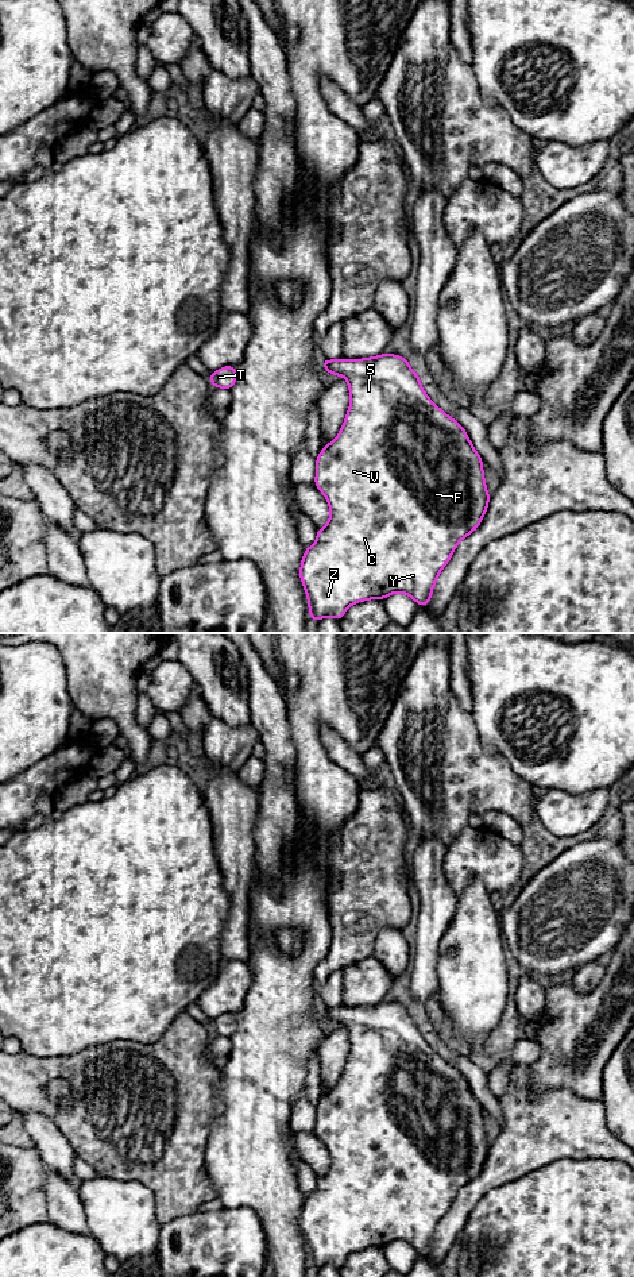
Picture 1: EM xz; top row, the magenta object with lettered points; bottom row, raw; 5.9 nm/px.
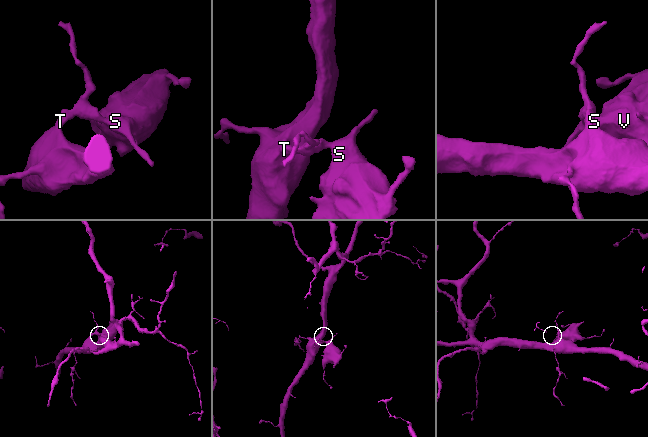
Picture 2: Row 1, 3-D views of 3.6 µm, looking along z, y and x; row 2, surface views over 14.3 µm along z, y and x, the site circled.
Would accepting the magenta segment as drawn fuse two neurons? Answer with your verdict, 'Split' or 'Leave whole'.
Leave whole

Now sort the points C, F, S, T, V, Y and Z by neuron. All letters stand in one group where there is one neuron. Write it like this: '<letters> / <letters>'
C F S T V Y Z

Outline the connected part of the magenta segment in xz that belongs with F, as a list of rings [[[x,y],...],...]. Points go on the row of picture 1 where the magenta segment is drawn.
[[[380,354],[363,359],[324,359],[321,364],[326,373],[341,375],[348,381],[349,408],[340,433],[329,444],[324,445],[316,459],[314,486],[324,494],[329,504],[330,517],[324,528],[317,528],[317,540],[313,545],[305,548],[299,567],[299,579],[304,585],[309,616],[312,624],[332,617],[340,621],[351,605],[367,599],[384,599],[395,593],[406,593],[418,605],[426,606],[430,602],[432,591],[441,570],[448,564],[457,544],[476,531],[486,514],[491,495],[487,491],[483,460],[473,448],[465,429],[444,410],[441,410],[425,393],[421,386],[420,375],[411,370],[405,356],[393,354]]]

